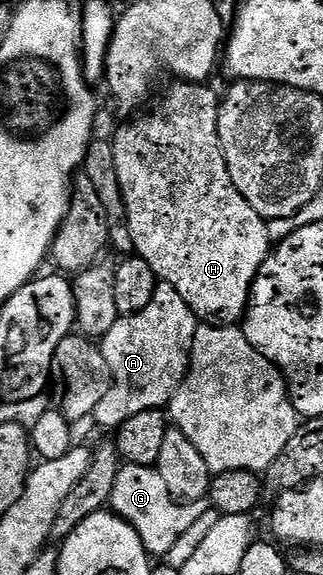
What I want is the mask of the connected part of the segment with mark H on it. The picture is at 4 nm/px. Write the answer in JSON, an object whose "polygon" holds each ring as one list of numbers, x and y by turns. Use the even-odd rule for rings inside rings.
{"polygon":[[178,80,165,93,165,98,157,105,157,111,139,121,133,121,125,125,113,137,113,169,117,172,117,185,121,188,121,197,125,200,125,221,129,224,129,237,133,240,136,256,147,259,151,263,151,269,161,281,171,283,179,295,191,307,191,311,202,322,220,323,222,325,237,325,244,318,245,306,249,304,249,292,253,289,253,280,257,277,258,271,270,255,271,242,269,240,269,226,265,218,260,217,239,195,235,183,231,183,231,171,227,171,227,159,223,155,223,147,219,139,219,111,221,102,218,94,213,94,208,84,196,81]]}

